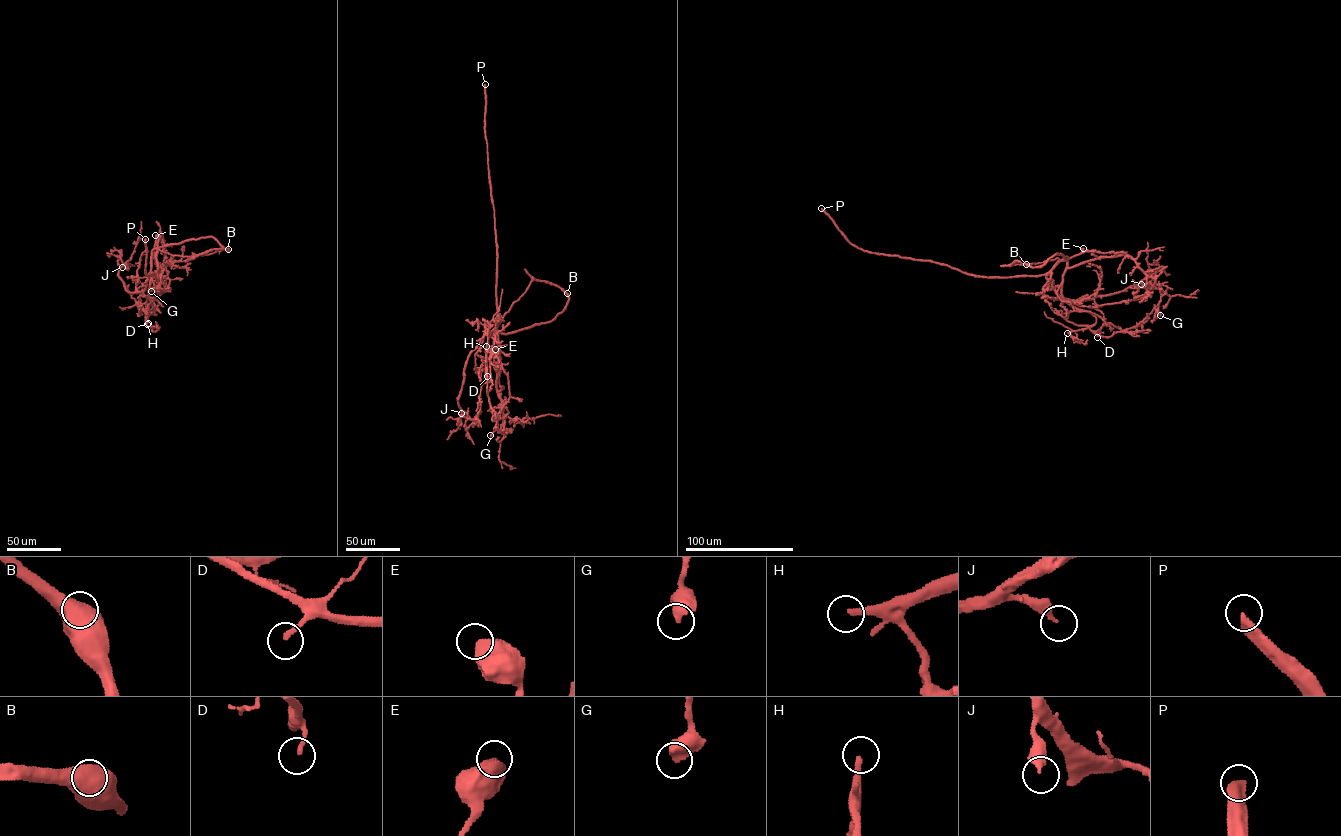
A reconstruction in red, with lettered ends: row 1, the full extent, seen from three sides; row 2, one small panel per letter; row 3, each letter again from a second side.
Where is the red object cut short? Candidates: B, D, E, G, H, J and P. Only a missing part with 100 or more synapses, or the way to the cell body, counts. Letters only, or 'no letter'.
H, P

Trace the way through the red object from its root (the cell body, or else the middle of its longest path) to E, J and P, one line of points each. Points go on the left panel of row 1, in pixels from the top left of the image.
E: (157, 271), (158, 239), (155, 235)
J: (157, 271), (158, 267), (155, 272), (150, 273), (144, 289), (132, 292), (126, 290), (118, 275), (122, 267)
P: (157, 271), (157, 280), (154, 274), (145, 274), (145, 239)

